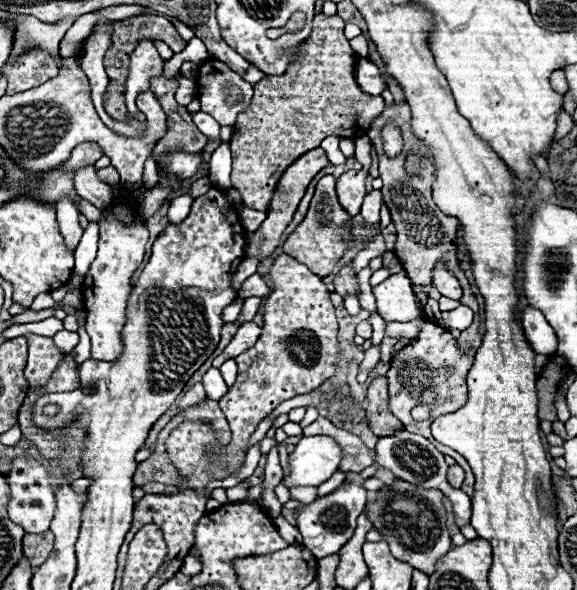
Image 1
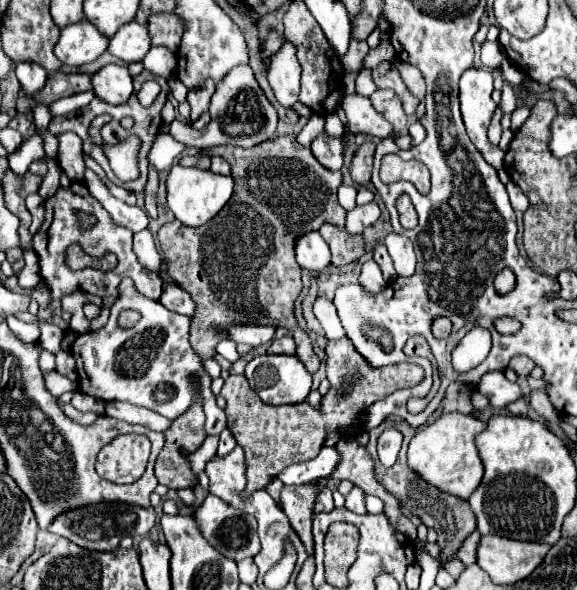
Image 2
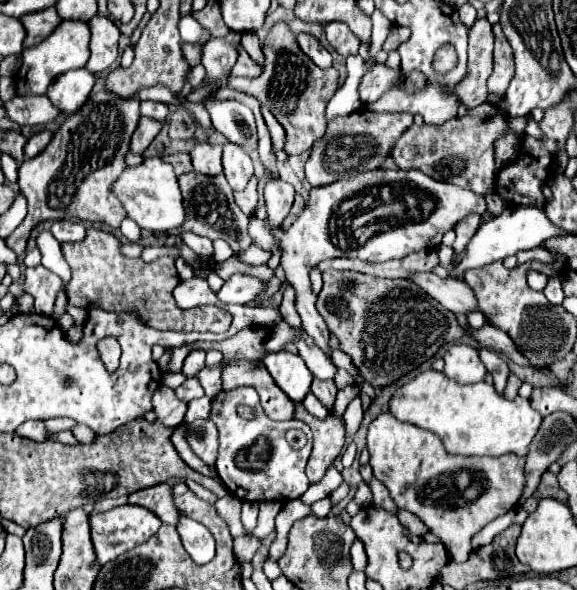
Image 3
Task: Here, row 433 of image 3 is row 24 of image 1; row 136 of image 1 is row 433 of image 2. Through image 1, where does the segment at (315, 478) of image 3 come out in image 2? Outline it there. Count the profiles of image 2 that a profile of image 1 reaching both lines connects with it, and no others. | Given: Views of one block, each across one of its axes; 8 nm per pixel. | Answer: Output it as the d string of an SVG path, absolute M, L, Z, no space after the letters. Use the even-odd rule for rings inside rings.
M348 338L330 340L326 346L326 354L326 374L332 390L324 396L320 412L316 412L308 402L292 406L268 406L256 396L244 376L230 374L226 378L222 386L222 396L226 398L228 428L236 442L244 448L248 492L264 490L270 480L276 478L290 464L316 458L328 430L338 430L342 436L356 436L358 432L362 432L360 414L366 406L384 400L400 388L410 388L424 380L424 370L408 362L384 368L370 368L368 362L356 352L356 348L352 348L352 342Z

